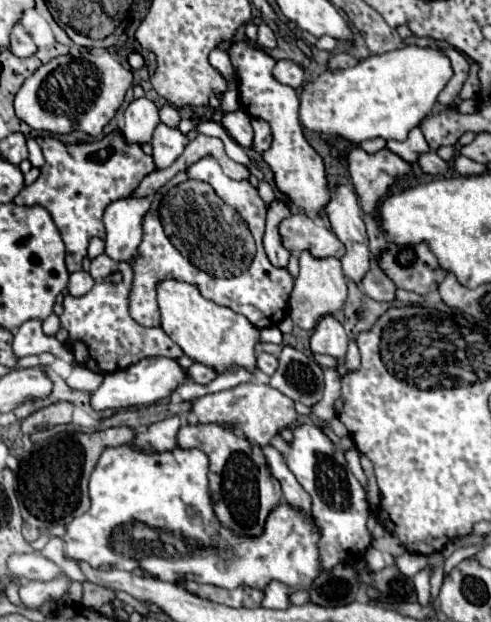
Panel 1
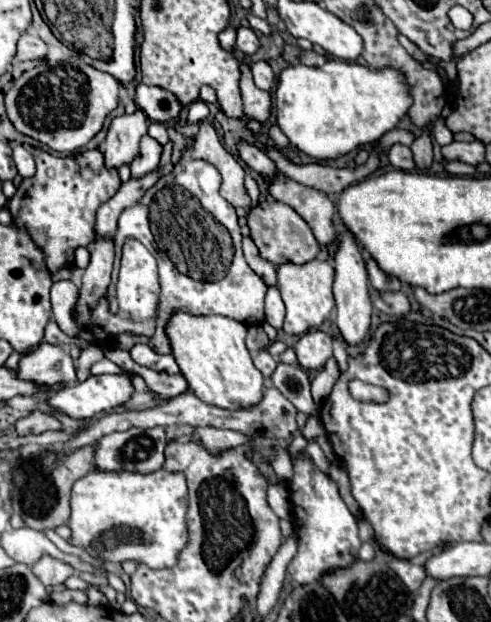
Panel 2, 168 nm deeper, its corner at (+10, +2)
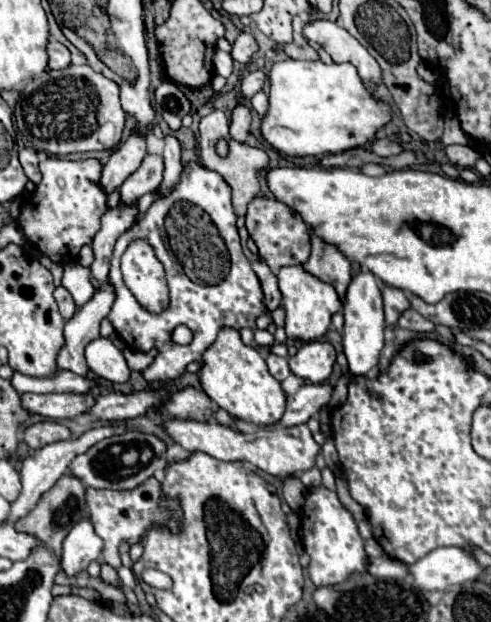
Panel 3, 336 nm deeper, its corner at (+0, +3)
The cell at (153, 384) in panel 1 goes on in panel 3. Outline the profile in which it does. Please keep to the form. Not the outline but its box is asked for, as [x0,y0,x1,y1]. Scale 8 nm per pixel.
[22,392,94,418]

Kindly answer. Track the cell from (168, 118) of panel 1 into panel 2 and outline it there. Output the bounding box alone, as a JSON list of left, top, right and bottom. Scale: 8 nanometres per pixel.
[148,123,168,145]

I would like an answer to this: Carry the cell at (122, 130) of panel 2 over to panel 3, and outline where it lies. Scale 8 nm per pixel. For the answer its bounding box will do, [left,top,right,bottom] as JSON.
[102,130,146,194]

